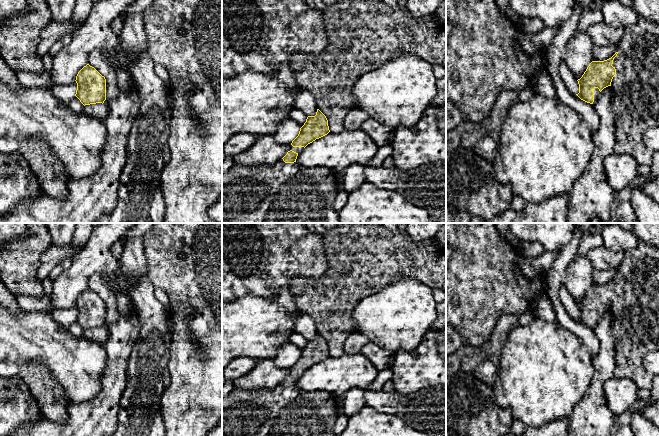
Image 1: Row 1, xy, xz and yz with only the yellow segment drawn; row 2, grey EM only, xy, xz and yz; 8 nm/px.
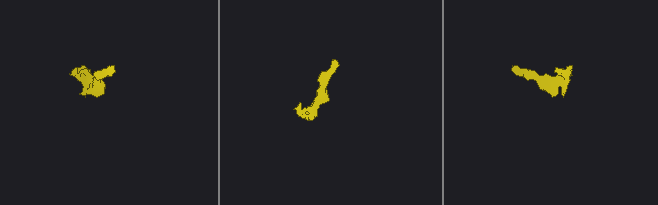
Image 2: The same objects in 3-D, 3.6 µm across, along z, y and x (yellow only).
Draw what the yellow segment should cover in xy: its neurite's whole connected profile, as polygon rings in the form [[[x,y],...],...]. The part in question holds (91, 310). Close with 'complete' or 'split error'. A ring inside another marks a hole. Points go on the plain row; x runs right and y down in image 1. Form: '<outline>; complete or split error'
[[[87,288],[76,300],[75,320],[85,329],[104,327],[106,324],[106,303],[94,291]]]; complete

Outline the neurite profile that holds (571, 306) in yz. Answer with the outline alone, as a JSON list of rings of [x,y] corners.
[[[562,283],[559,289],[559,298],[562,302],[563,307],[566,309],[569,315],[574,318],[579,317],[579,308],[577,303],[574,301],[565,285]]]

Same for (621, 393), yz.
[[[614,376],[605,383],[607,405],[618,420],[624,419],[631,405],[637,402],[639,388],[628,378]]]

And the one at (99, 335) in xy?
[[[96,327],[85,329],[83,332],[83,336],[95,343],[102,345],[108,340],[109,333],[106,329],[102,327]]]

